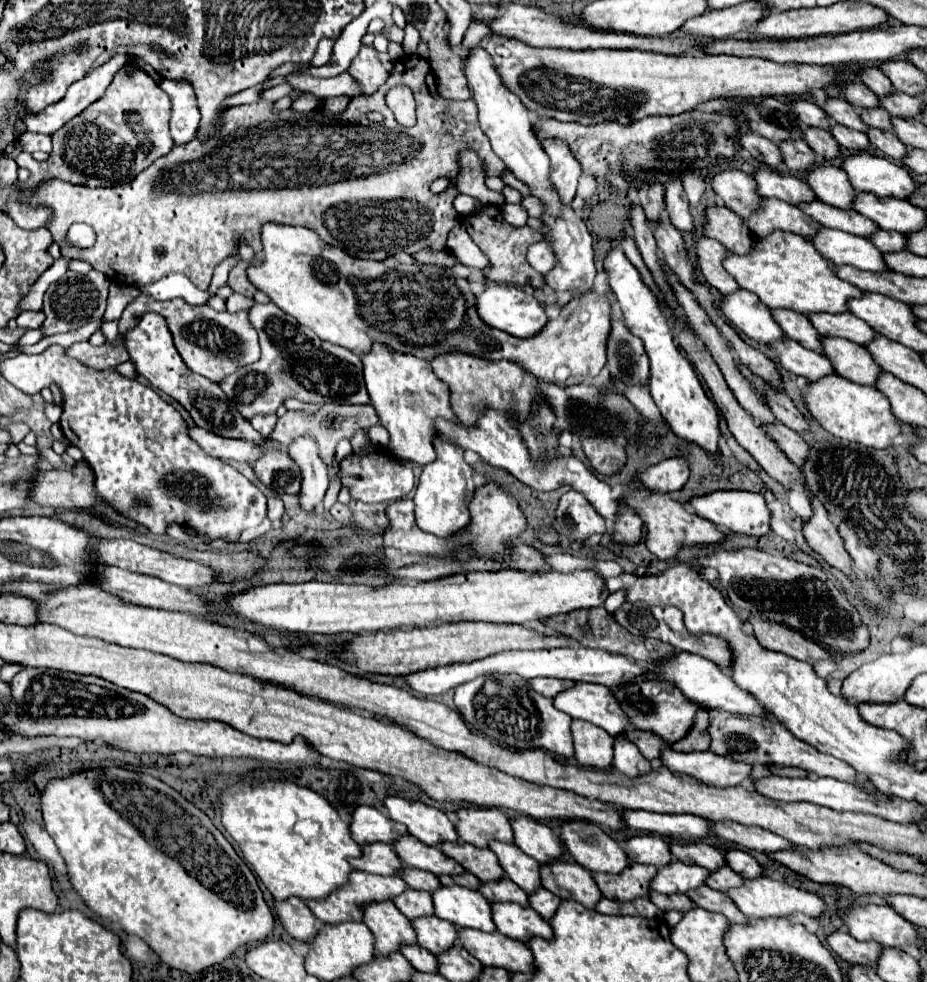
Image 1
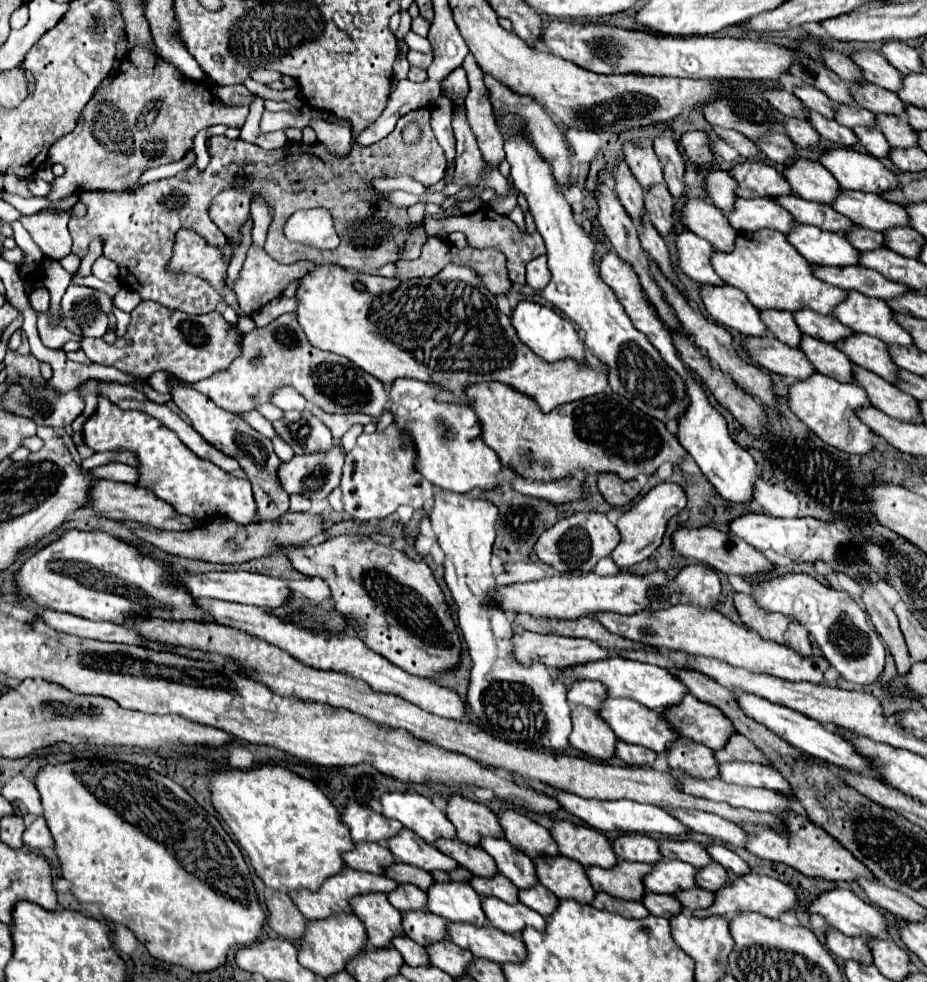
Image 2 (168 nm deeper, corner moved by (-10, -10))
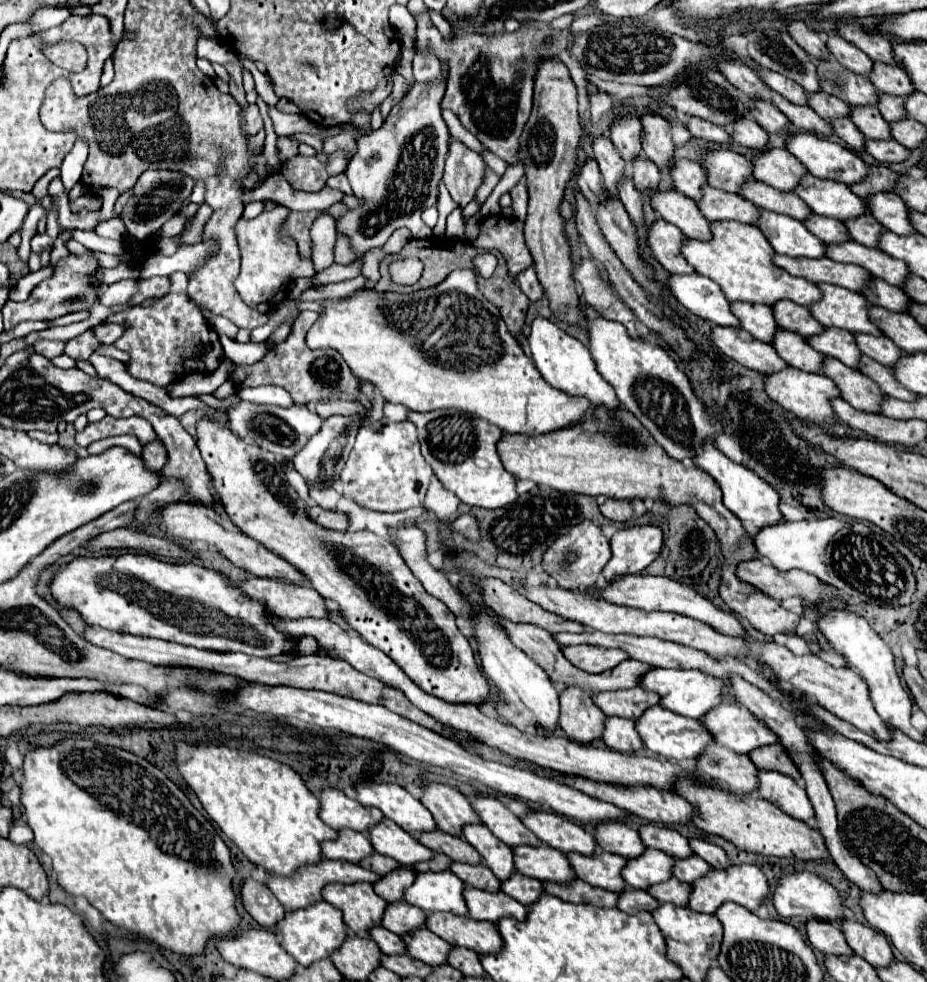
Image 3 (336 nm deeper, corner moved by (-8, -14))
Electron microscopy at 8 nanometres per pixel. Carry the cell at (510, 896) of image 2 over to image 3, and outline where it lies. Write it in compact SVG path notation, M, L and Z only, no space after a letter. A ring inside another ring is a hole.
M452 862L450 870L466 884L472 888L480 888L486 892L498 892L500 890L500 880L492 874L492 870L488 870L484 864L472 866L472 864L460 864L460 862Z

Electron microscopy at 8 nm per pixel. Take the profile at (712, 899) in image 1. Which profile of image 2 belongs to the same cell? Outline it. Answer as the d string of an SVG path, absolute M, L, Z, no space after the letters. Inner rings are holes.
M694 888L694 890L686 890L682 894L676 894L676 898L682 902L684 908L696 910L696 908L710 908L714 904L714 894L710 894L708 890L702 888Z

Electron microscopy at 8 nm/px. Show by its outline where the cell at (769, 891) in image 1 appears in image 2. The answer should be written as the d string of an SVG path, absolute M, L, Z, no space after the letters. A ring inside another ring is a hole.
M748 874L748 876L736 878L730 886L726 886L726 890L718 890L714 906L710 910L694 910L692 914L698 918L718 914L718 916L724 916L730 920L730 916L740 914L740 912L758 912L758 914L768 916L768 918L780 918L780 914L794 910L796 906L798 906L798 896L794 894L794 890L788 884L784 884L776 878L770 878L770 876Z

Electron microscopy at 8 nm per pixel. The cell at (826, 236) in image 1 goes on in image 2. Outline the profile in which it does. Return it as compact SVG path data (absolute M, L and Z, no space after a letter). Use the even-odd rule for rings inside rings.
M796 224L788 234L788 242L812 264L818 266L858 266L860 252L842 234L824 232L816 226Z

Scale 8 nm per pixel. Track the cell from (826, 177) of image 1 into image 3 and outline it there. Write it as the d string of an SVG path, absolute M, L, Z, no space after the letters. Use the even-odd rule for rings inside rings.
M766 148L764 152L750 156L750 162L752 176L756 180L762 180L764 184L784 192L792 192L806 174L804 166L800 166L800 162L796 162L796 158L792 158L786 148Z

